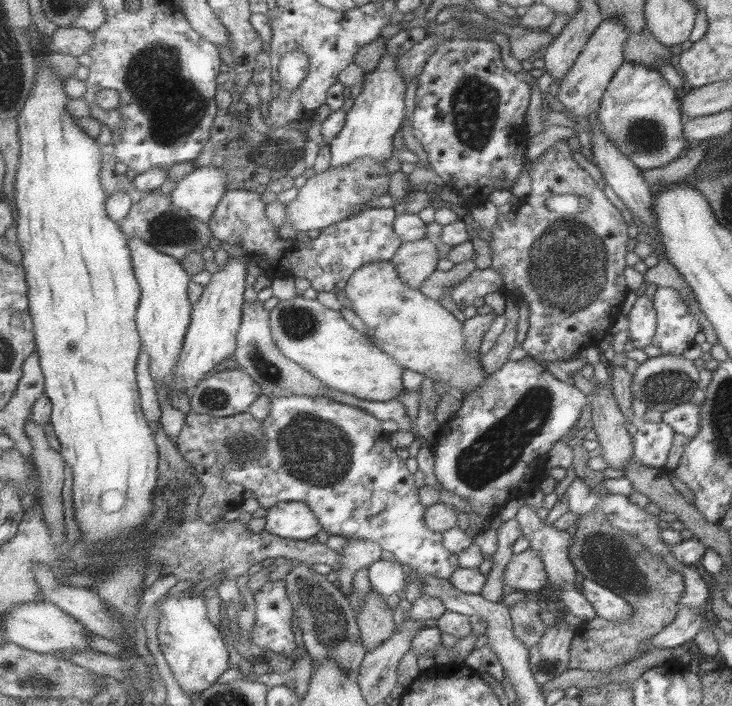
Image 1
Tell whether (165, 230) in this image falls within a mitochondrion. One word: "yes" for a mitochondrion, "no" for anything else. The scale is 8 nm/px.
yes

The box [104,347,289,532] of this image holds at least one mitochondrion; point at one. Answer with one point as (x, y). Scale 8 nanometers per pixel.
(246, 441)

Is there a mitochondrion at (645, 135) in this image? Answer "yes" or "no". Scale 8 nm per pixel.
yes

